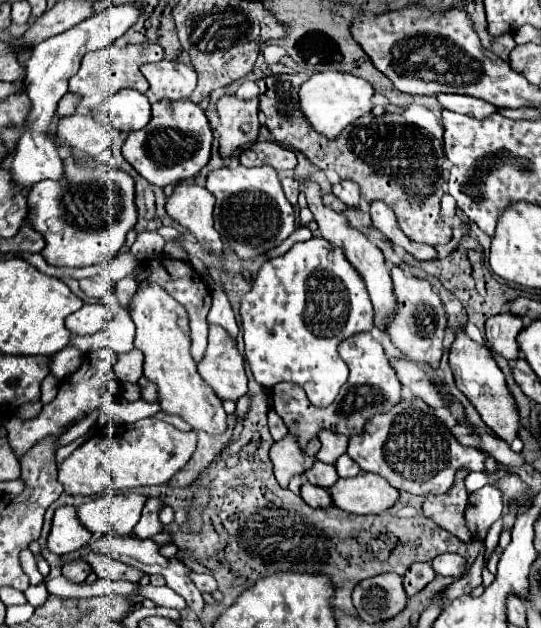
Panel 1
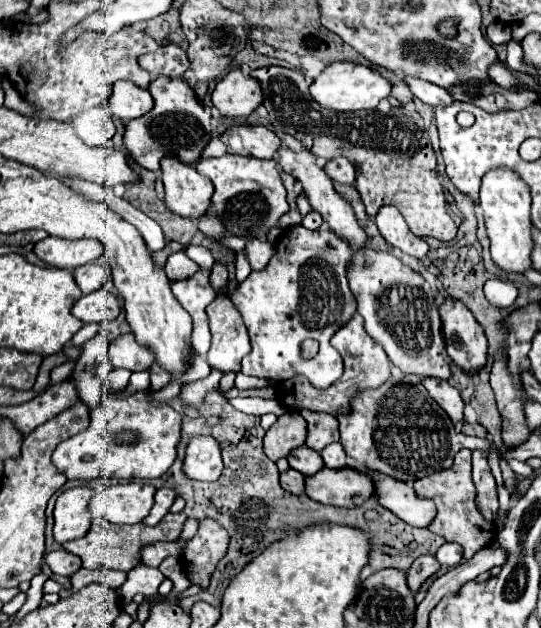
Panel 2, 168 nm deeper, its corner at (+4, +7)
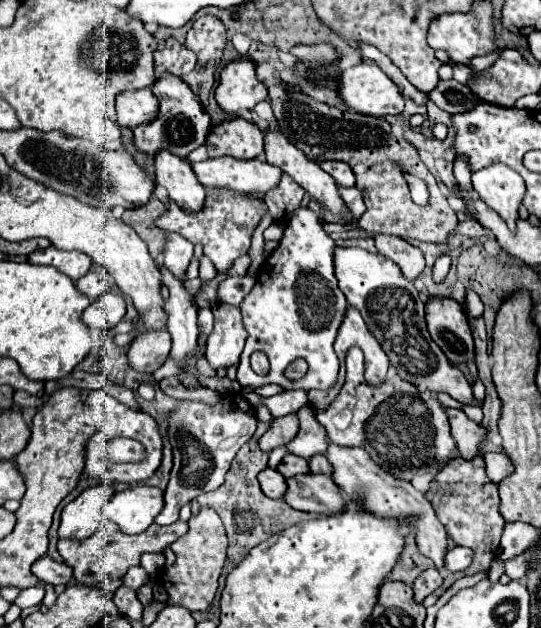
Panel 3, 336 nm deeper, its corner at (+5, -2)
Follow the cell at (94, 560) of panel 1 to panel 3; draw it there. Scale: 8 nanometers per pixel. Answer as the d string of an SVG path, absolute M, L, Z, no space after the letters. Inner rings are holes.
M103 519L99 523L97 533L93 533L89 539L83 541L73 541L73 539L59 539L57 549L63 557L63 561L67 565L73 567L75 571L75 581L83 583L83 585L91 585L91 583L101 583L101 581L111 581L111 579L123 579L125 573L139 565L139 559L143 553L159 553L165 551L173 541L177 541L179 537L183 537L189 531L189 525L185 521L175 521L167 527L161 525L151 525L145 533L141 535L125 535L117 529L117 525L113 525L111 521Z

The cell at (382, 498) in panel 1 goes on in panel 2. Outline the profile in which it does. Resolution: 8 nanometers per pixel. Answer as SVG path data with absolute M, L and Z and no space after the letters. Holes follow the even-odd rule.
M320 468L314 476L306 476L304 494L320 504L354 508L370 498L372 482L364 472L356 472L350 468Z

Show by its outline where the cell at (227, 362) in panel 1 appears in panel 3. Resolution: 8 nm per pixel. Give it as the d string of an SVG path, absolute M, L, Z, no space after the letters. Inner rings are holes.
M219 303L213 309L215 325L207 339L207 361L213 369L229 369L237 365L247 333L241 325L239 307Z

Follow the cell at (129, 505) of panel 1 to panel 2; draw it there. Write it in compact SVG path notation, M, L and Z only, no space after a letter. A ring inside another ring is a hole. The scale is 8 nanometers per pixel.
M144 482L110 486L90 500L92 516L104 516L112 524L138 524L154 506L156 488Z

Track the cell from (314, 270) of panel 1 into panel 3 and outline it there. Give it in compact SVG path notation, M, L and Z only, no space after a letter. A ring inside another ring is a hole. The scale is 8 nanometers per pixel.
M305 207L293 213L279 247L263 261L257 271L255 287L241 303L243 327L249 333L237 367L237 381L241 387L257 389L267 383L277 383L283 389L329 391L335 385L339 359L333 351L333 341L349 307L335 277L335 247L335 241L323 231L317 213ZM253 351L263 351L269 357L271 367L267 375L251 371L249 357ZM297 357L309 363L309 371L303 379L289 381L283 371Z

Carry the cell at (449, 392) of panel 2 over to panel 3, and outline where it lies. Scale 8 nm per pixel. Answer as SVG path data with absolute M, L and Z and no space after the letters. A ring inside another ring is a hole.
M445 407L445 413L449 417L451 423L451 435L457 443L457 449L461 453L463 459L473 459L475 455L479 455L479 443L485 439L485 429L473 421L469 421L469 417L461 411L461 409L449 409Z

